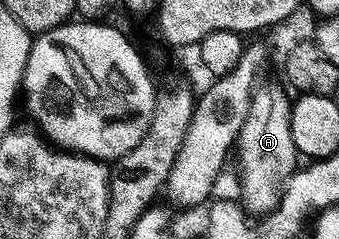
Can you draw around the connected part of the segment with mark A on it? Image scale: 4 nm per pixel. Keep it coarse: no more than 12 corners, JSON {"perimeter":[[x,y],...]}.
{"perimeter":[[254,91],[238,138],[239,200],[268,217],[301,155],[292,99]]}

